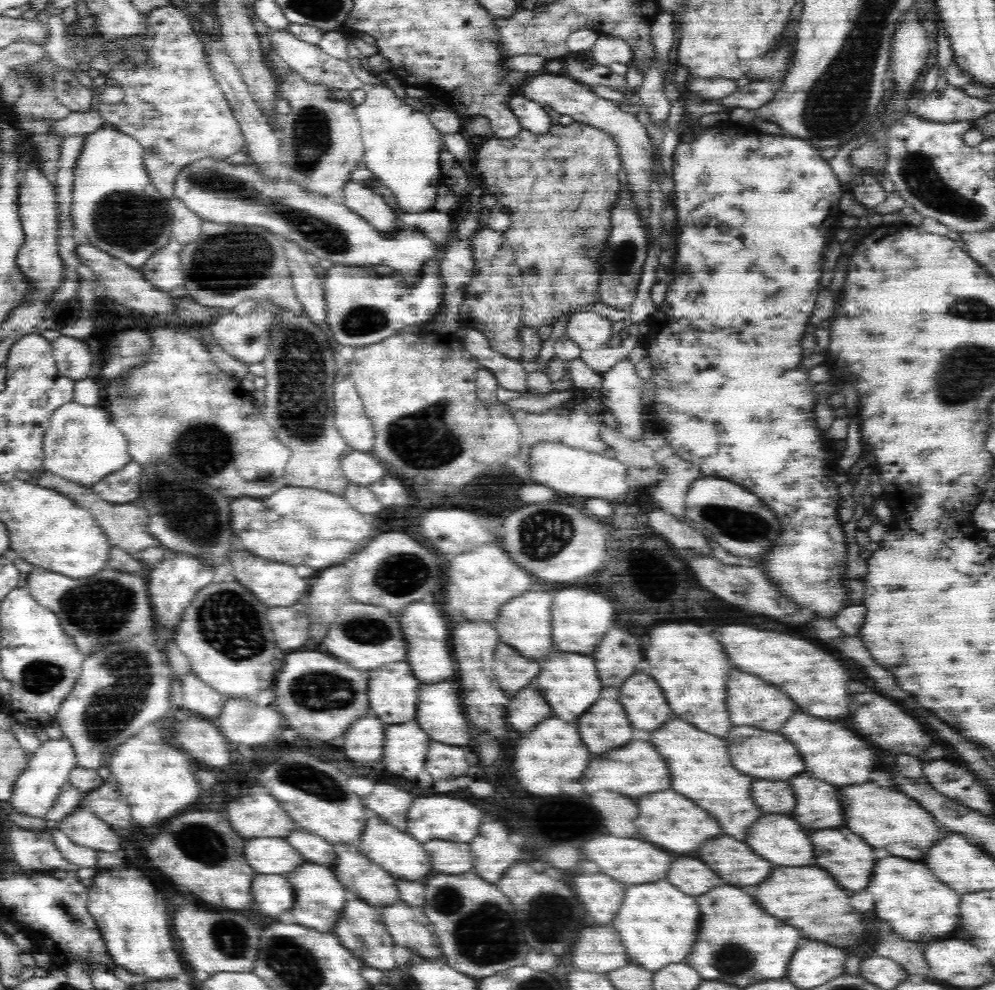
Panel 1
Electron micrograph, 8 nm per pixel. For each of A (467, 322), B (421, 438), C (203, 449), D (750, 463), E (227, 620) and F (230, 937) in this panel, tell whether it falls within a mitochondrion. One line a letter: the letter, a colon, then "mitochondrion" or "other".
A: other
B: mitochondrion
C: mitochondrion
D: other
E: mitochondrion
F: mitochondrion

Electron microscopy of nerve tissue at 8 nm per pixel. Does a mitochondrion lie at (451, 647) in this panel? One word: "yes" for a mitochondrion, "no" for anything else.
no

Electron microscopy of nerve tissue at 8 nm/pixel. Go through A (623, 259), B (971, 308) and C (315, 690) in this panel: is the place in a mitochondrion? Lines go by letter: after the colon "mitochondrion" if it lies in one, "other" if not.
A: mitochondrion
B: mitochondrion
C: mitochondrion

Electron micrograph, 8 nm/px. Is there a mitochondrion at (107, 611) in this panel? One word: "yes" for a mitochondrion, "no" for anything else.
yes

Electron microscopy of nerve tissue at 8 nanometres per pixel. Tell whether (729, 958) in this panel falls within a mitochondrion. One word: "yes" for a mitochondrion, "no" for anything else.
yes

